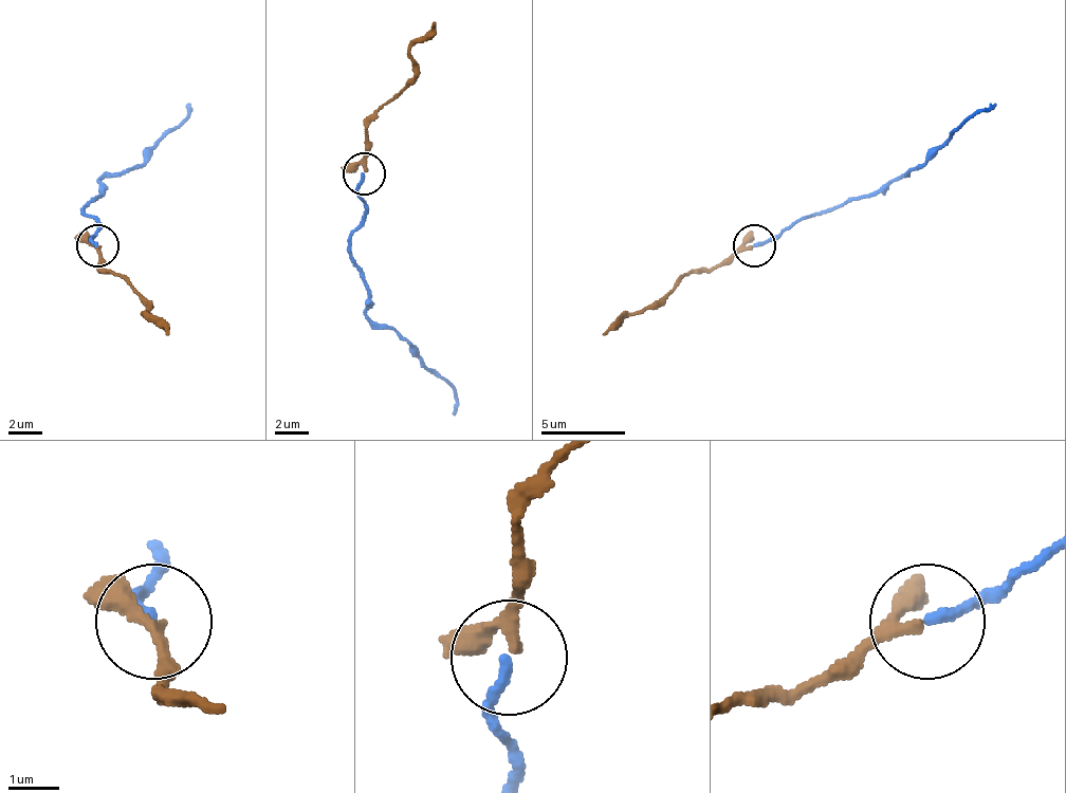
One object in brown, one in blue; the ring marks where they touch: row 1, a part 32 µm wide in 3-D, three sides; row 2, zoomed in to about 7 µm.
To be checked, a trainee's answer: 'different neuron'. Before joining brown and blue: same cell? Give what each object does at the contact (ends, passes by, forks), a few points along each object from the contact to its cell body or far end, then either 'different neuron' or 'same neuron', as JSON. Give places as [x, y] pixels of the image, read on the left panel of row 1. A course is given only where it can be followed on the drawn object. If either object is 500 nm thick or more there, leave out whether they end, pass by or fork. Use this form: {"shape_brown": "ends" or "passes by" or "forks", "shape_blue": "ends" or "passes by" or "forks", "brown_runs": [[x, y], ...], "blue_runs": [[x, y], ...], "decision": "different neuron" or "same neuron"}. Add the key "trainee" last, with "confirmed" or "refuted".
{"shape_brown": "passes by", "shape_blue": "ends", "brown_runs": [[96, 246], [100, 268], [117, 272], [146, 301], [142, 314], [167, 335]], "blue_runs": [[96, 246], [96, 221], [84, 209], [100, 192], [100, 180], [126, 176], [188, 116], [188, 104]], "decision": "same neuron", "trainee": "refuted"}

